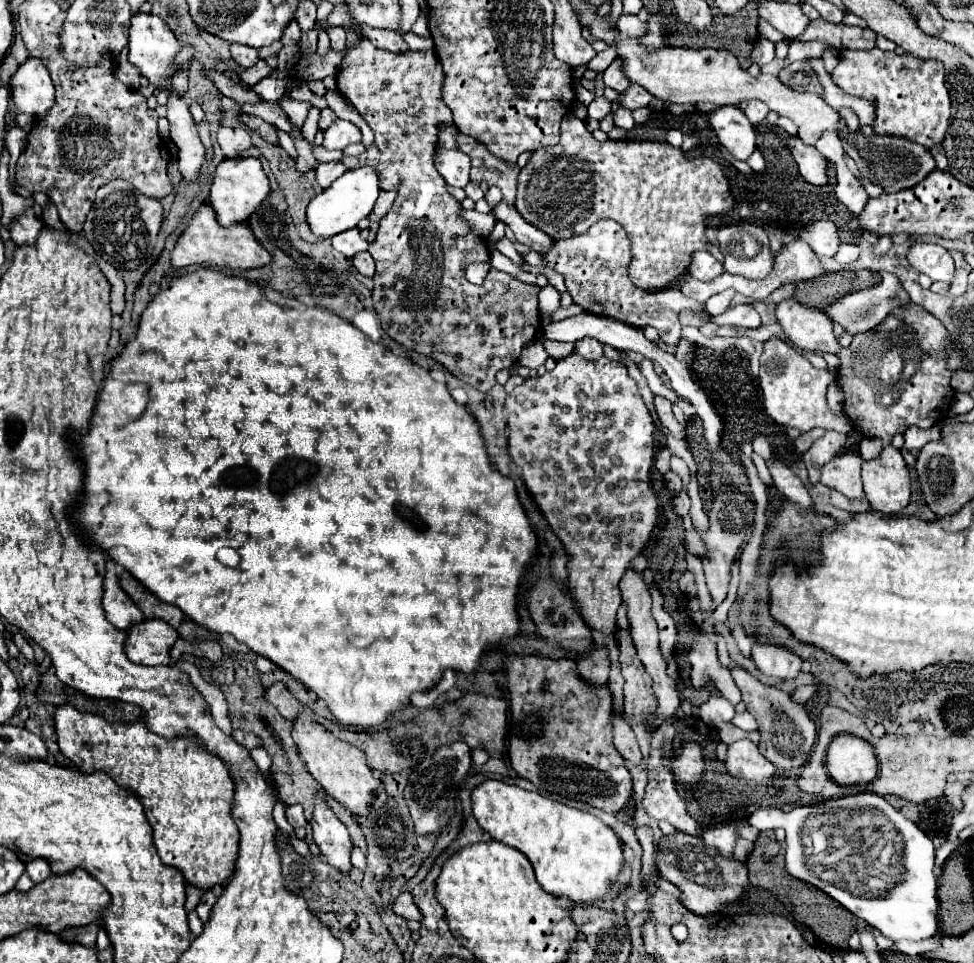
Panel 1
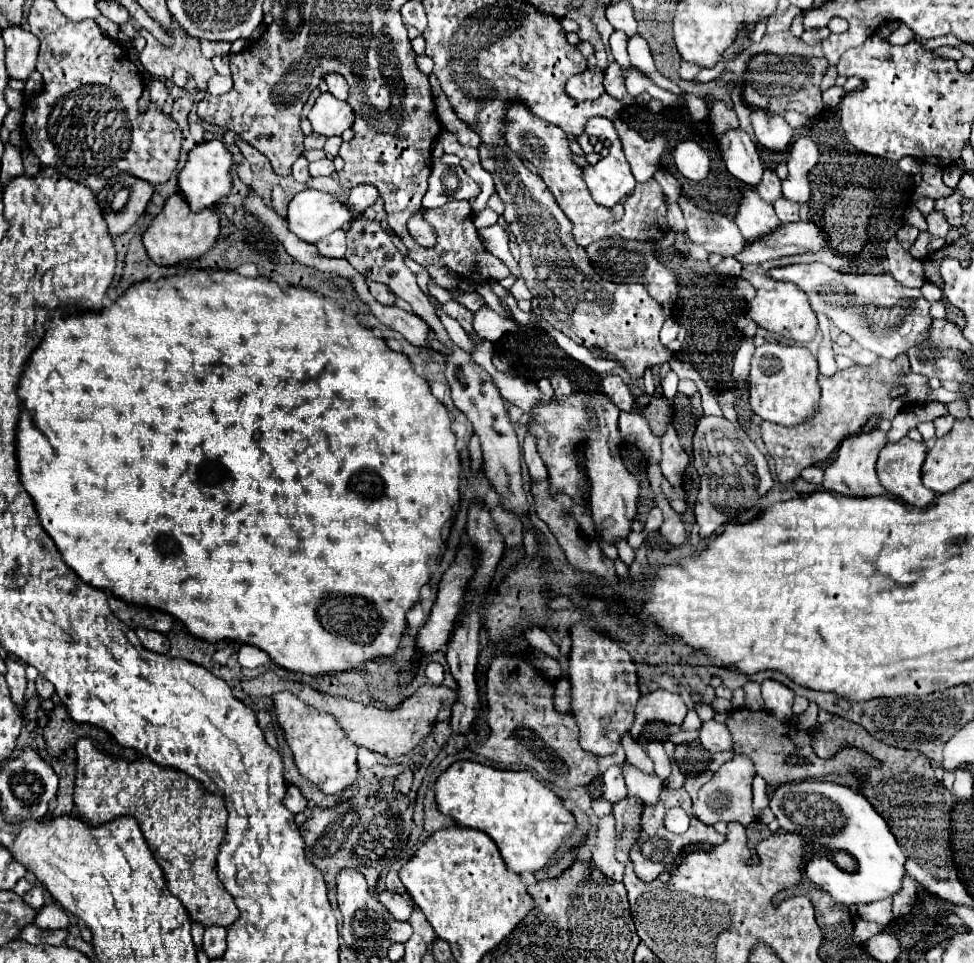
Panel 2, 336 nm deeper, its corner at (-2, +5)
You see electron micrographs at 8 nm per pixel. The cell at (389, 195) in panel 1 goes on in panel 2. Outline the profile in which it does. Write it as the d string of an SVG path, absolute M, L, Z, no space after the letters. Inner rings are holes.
M359 184L359 186L351 188L351 192L349 192L349 204L351 204L353 214L363 214L377 200L379 200L379 192L371 184Z

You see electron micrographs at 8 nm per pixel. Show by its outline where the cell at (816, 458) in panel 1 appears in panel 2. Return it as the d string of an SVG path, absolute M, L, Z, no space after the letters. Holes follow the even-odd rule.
M809 466L809 468L805 468L803 472L801 472L801 476L807 480L807 482L813 482L813 484L821 484L821 480L823 480L823 470L821 468L817 468L817 466Z

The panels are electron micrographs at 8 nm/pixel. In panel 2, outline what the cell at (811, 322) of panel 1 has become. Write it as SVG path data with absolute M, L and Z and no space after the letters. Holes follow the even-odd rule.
M745 274L743 276L753 284L753 288L757 290L755 298L749 302L747 306L747 314L765 330L777 332L785 338L791 338L795 342L809 342L815 338L817 334L817 316L805 296L805 292L801 292L797 286L789 284L789 282L779 282L773 280L769 276L763 274Z

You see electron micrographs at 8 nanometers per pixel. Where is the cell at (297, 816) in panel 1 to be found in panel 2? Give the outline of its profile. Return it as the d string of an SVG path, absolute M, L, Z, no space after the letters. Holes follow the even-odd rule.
M289 786L289 788L287 788L287 794L285 794L285 806L287 806L293 814L303 812L303 810L307 808L307 800L305 800L305 796L299 792L297 786Z

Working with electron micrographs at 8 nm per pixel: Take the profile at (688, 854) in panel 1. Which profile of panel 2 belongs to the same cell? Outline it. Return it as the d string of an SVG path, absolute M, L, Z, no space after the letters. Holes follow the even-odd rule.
M663 788L661 792L661 798L659 798L659 804L657 806L645 806L645 812L643 812L643 822L641 822L641 834L639 834L639 842L637 846L631 850L631 860L633 860L633 866L635 866L635 874L643 880L643 882L653 882L661 872L669 872L673 870L673 862L677 862L683 854L683 848L689 846L689 844L711 844L711 846L717 846L721 842L725 842L725 836L715 832L711 826L703 824L695 814L693 814L693 802L689 798L689 794L685 792L685 788L681 790L667 790ZM673 806L681 806L689 818L691 818L691 828L685 832L685 834L673 834L665 828L665 812Z

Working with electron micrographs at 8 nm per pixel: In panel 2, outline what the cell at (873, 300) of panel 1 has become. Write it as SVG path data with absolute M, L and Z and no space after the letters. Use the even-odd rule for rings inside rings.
M811 262L775 268L769 276L799 286L809 296L815 312L825 314L839 330L847 332L857 344L877 356L893 360L927 338L931 326L929 302L923 298L921 290L897 284L891 274L845 274L823 262Z

